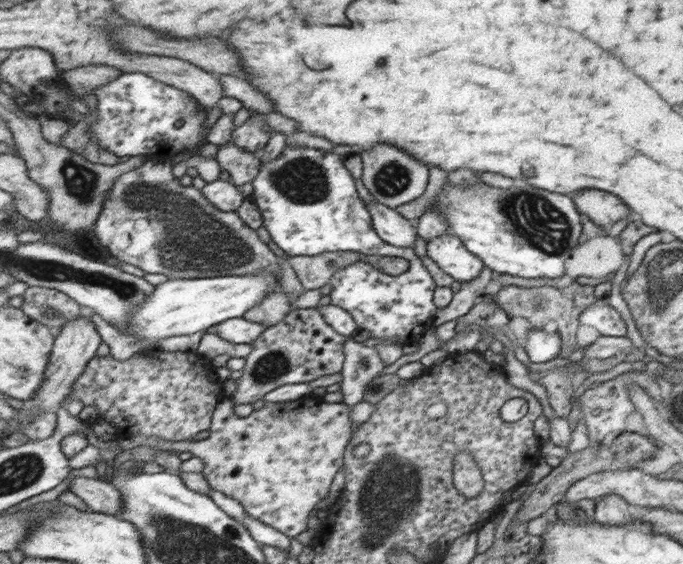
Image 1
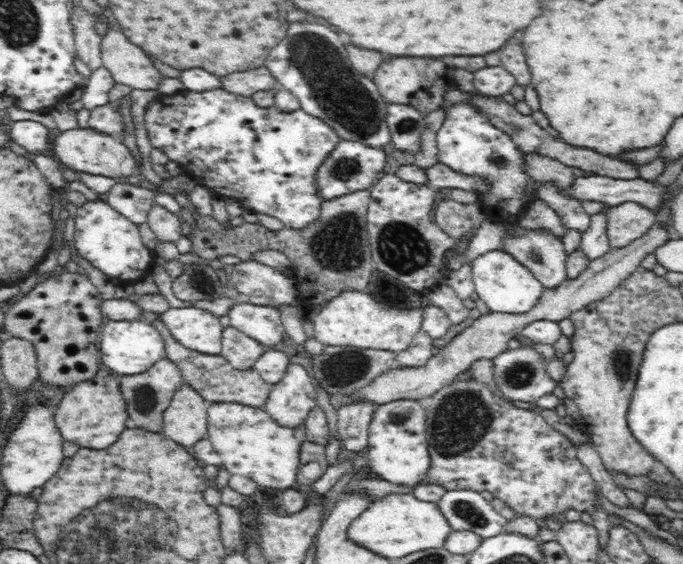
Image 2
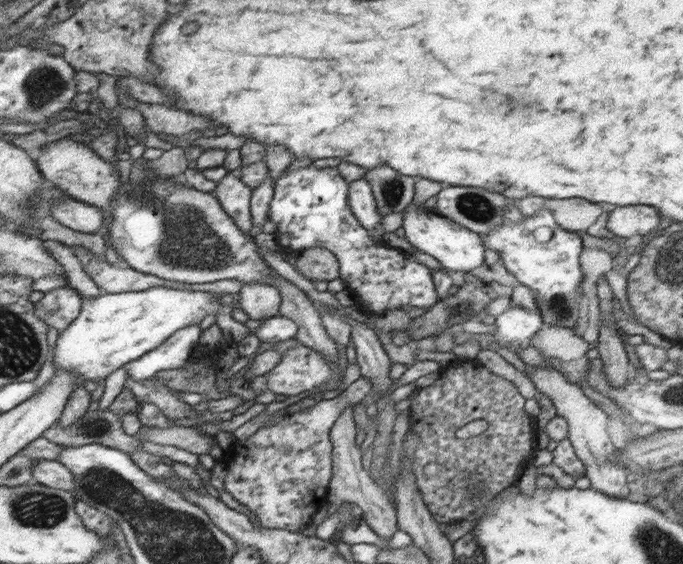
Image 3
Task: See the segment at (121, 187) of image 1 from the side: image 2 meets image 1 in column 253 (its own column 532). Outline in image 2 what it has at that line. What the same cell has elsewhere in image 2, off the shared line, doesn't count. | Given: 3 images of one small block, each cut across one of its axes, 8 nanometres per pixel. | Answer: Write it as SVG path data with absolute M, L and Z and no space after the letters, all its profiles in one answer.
M526 230L520 238L508 240L504 252L524 264L546 289L554 289L567 279L565 245L552 234Z

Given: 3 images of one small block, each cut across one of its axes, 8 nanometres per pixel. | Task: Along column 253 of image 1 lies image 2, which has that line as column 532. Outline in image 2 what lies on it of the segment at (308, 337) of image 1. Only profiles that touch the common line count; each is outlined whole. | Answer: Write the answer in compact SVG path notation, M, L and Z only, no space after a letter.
M522 336L518 343L520 345L517 348L507 349L504 354L491 360L494 369L492 374L494 386L504 397L518 402L521 400L536 403L537 398L554 392L559 386L559 381L548 374L549 360L534 347L538 346L538 343L531 342L526 336Z

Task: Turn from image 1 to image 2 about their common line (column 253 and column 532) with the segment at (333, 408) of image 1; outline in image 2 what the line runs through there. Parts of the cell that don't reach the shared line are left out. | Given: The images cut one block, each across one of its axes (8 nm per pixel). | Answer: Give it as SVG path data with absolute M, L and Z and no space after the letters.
M470 379L452 382L427 398L426 436L429 447L429 470L425 484L438 484L447 492L473 490L491 492L517 516L530 516L542 524L546 518L565 514L568 510L594 514L602 507L601 491L588 468L576 457L576 444L564 433L554 429L538 412L516 406L515 400L493 392L487 383Z

